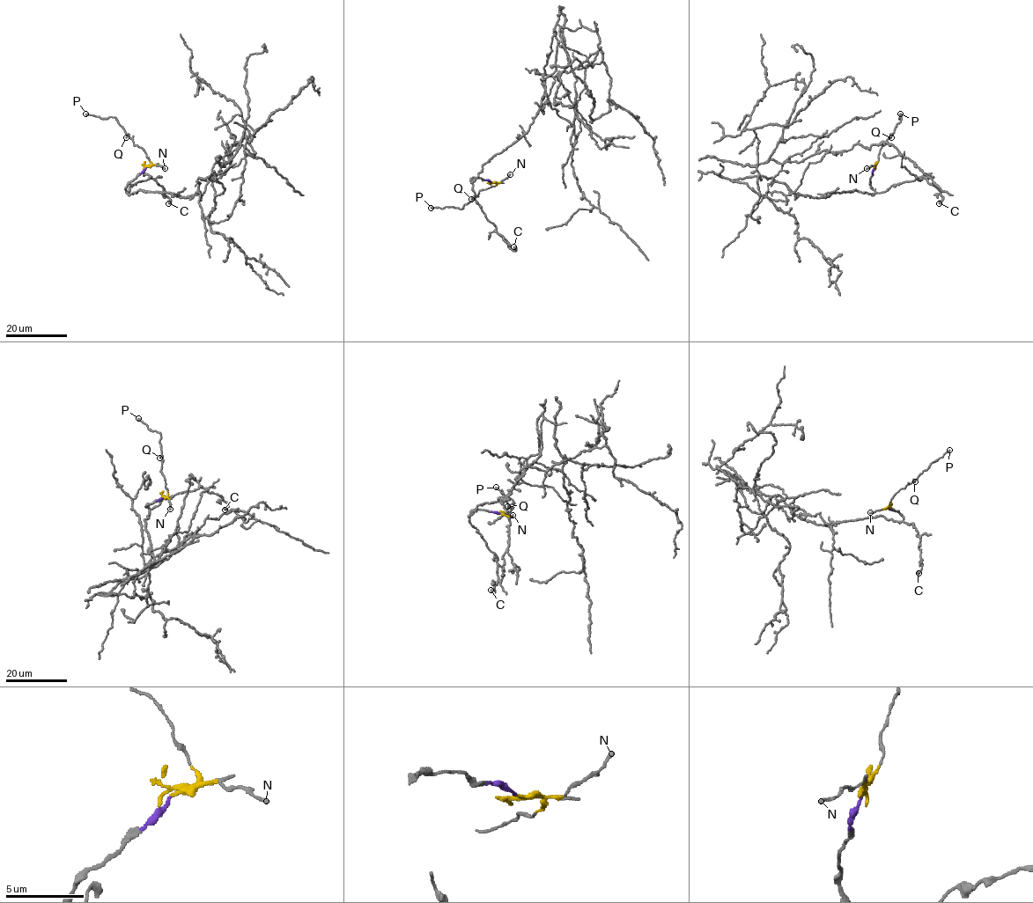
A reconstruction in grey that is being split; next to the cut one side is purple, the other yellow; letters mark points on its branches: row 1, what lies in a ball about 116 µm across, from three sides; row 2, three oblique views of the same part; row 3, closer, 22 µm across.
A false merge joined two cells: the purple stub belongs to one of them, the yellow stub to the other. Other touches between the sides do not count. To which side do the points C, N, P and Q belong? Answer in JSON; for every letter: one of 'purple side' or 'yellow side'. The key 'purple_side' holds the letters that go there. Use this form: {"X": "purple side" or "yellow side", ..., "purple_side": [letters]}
{"C": "purple side", "N": "yellow side", "P": "yellow side", "Q": "yellow side", "purple_side": ["C"]}

